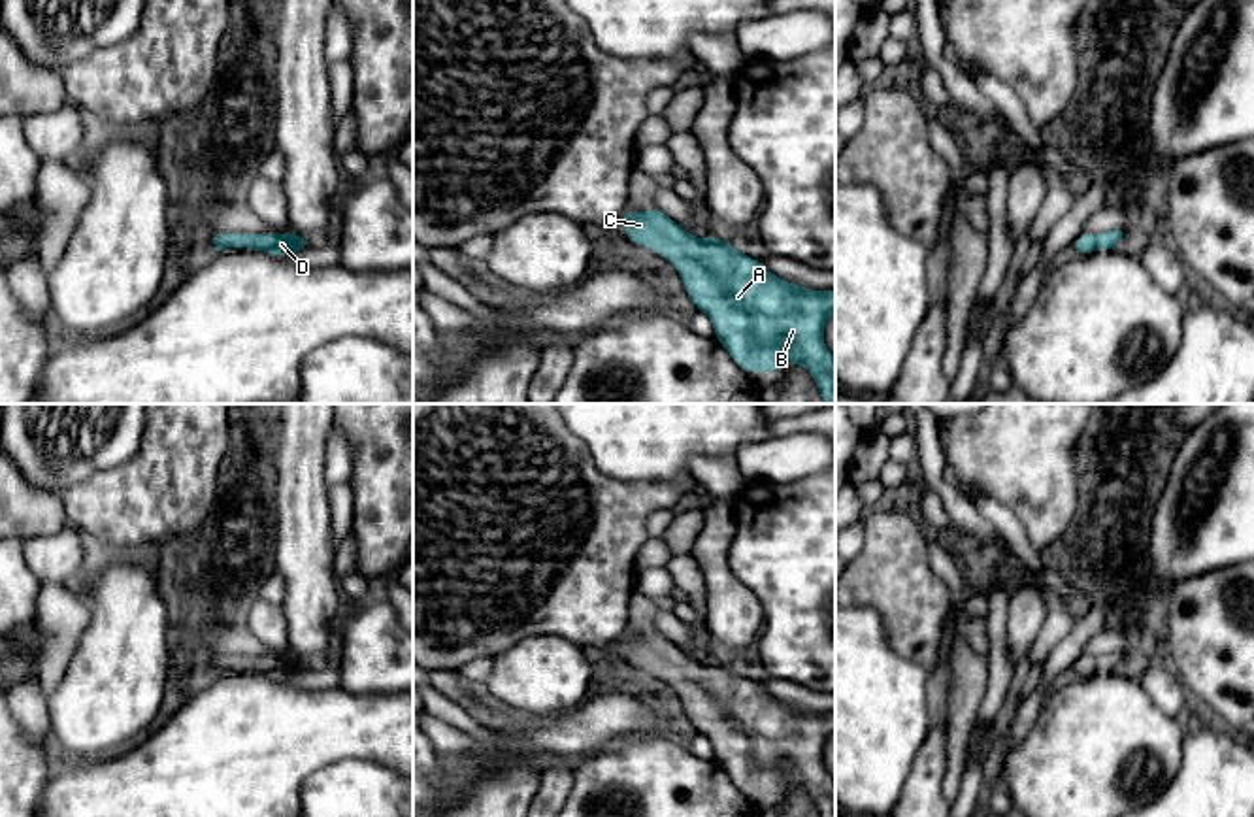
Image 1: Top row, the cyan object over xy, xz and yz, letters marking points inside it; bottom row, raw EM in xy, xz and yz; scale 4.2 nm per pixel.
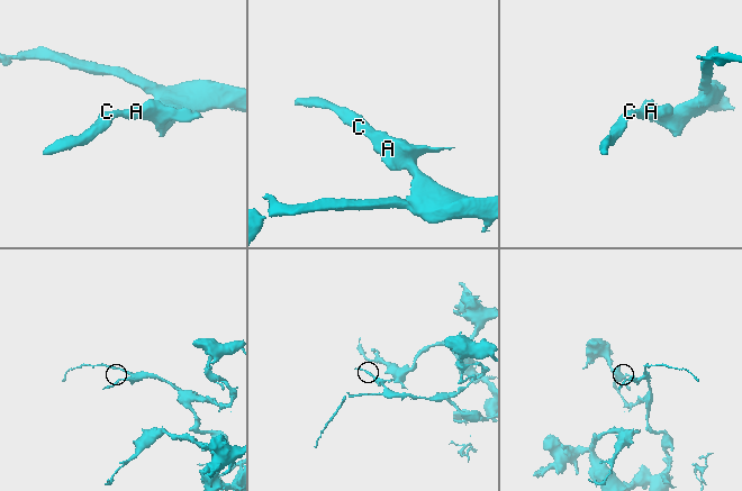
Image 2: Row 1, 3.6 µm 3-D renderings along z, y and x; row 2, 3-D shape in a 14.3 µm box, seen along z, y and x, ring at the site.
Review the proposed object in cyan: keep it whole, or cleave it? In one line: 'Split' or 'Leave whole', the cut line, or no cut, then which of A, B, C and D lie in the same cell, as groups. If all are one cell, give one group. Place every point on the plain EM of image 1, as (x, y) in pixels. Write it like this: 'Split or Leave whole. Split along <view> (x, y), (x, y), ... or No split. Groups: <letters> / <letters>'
Leave whole. No split. Groups: A B C D

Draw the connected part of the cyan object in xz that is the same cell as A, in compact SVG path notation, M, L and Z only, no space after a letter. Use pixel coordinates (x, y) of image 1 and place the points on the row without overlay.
M658 628L641 636L624 630L624 660L647 668L668 681L679 694L694 732L709 738L715 762L745 794L783 794L788 785L803 787L820 817L835 817L835 781L824 768L826 742L835 734L835 711L809 713L773 698L758 681L741 677L722 660L692 660Z

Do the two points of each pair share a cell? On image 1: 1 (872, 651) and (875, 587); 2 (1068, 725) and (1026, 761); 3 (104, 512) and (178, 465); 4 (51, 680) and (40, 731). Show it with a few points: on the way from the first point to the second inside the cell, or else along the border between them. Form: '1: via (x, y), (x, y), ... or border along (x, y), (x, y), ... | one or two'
1: border along (855, 604), (872, 604), (885, 627) | two
2: via (1058, 734), (1036, 757) | one
3: via (123, 506), (140, 502), (159, 483) | one
4: border along (36, 672), (46, 699) | two

